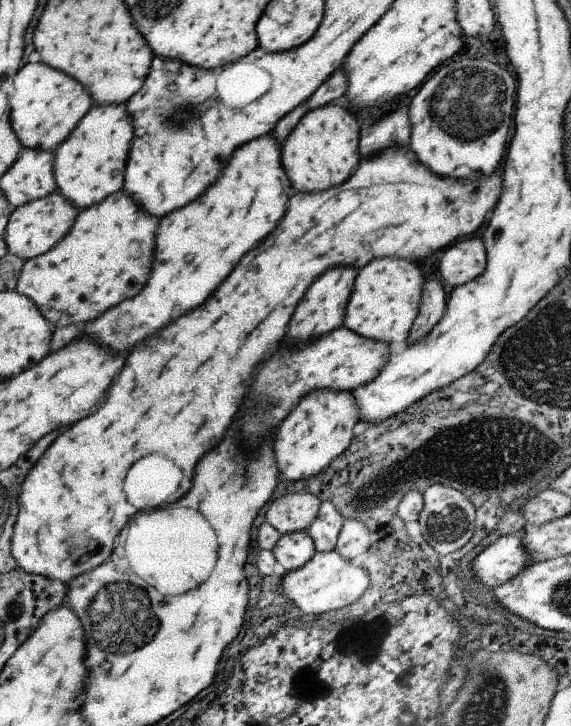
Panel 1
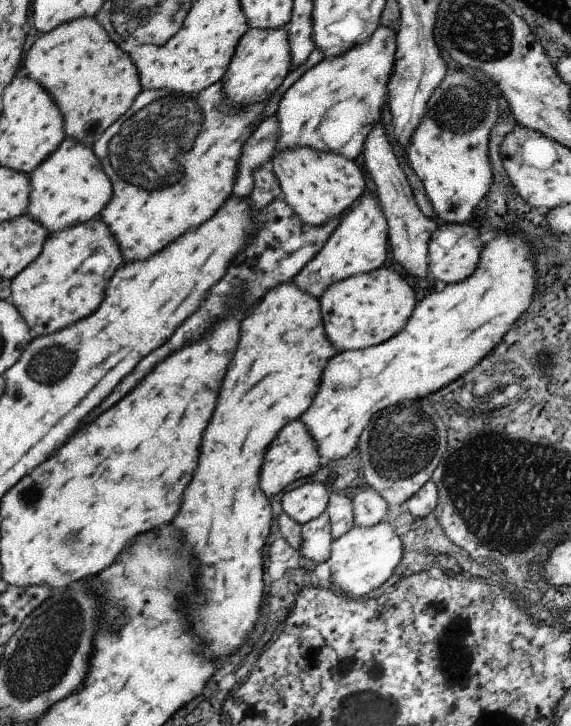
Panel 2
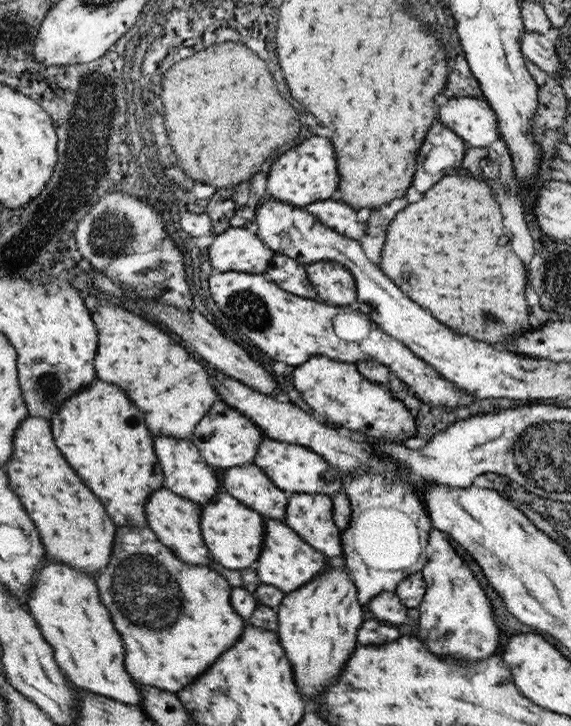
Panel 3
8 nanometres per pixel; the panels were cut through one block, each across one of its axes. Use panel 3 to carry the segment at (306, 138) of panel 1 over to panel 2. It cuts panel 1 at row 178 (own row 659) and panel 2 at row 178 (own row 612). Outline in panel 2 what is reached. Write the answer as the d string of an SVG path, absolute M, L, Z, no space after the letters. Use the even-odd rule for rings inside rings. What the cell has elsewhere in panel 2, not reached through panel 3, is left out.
M293 148L273 154L271 168L281 188L281 198L299 216L301 224L323 226L339 218L355 200L363 196L363 174L349 158L333 152L317 152L313 148Z

